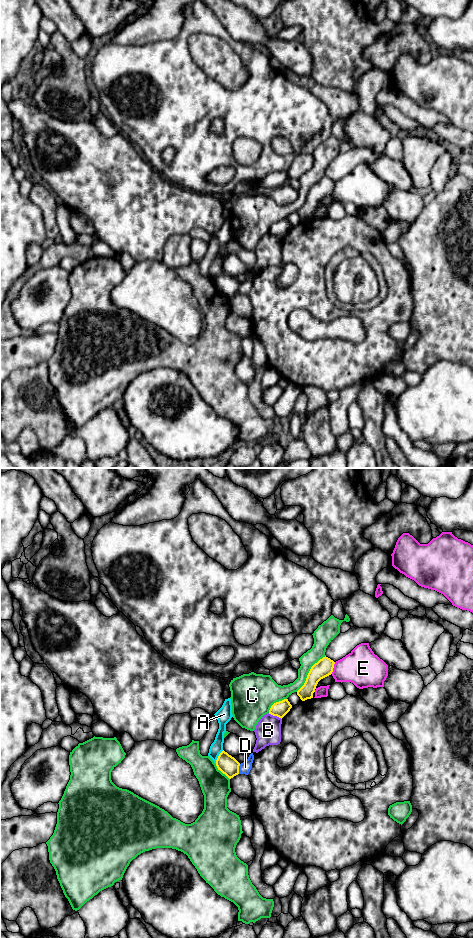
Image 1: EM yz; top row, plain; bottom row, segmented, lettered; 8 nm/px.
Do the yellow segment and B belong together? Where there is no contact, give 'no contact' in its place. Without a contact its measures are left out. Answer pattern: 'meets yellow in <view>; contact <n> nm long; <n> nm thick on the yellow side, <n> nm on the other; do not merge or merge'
meets yellow in yz; contact 120 nm long; 120 nm thick on the yellow side, 200 nm on the other; do not merge

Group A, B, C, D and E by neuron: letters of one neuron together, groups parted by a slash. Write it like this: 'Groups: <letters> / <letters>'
Groups: A / B / C / D / E

